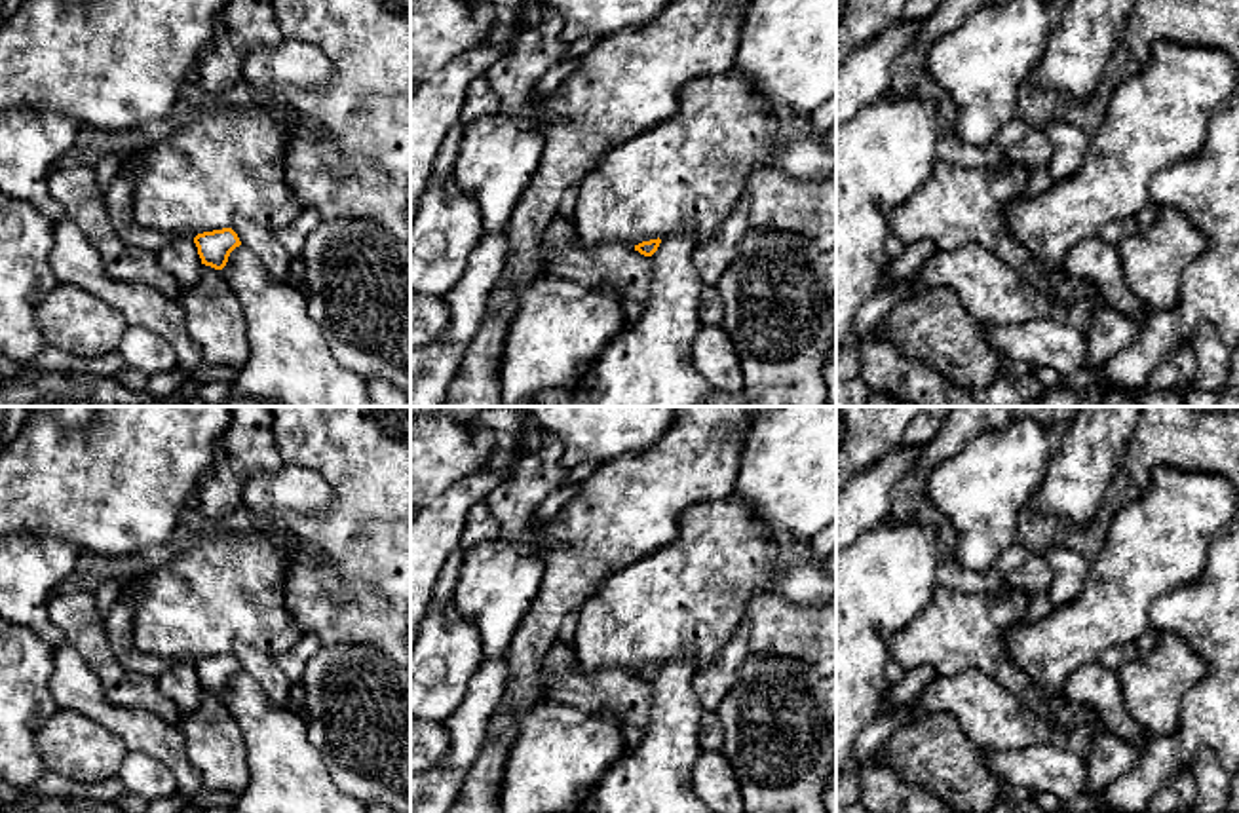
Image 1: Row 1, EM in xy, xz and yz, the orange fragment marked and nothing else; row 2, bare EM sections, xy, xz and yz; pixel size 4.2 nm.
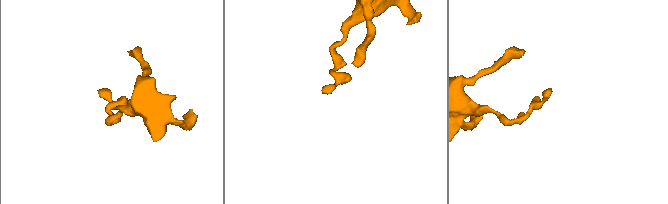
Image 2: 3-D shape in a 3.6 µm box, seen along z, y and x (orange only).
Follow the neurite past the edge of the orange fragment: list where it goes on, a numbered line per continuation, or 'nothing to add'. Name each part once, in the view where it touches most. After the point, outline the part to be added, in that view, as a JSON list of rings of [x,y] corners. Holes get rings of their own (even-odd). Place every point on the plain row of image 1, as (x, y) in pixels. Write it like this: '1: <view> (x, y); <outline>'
nothing to add

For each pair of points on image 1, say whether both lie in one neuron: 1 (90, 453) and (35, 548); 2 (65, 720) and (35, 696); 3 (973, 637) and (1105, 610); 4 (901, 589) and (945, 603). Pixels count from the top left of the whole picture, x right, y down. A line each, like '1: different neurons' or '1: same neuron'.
1: different neurons
2: different neurons
3: different neurons
4: different neurons

